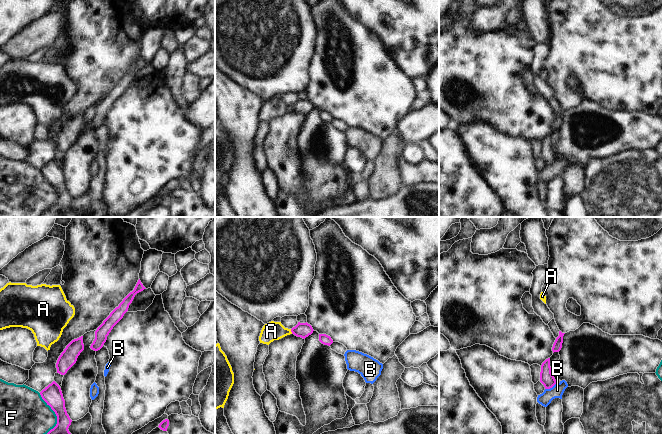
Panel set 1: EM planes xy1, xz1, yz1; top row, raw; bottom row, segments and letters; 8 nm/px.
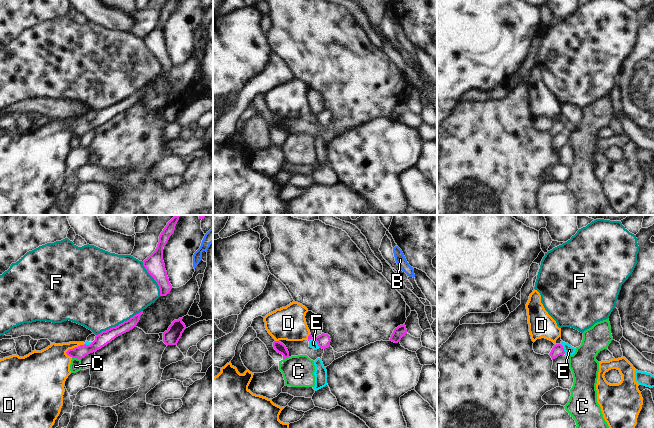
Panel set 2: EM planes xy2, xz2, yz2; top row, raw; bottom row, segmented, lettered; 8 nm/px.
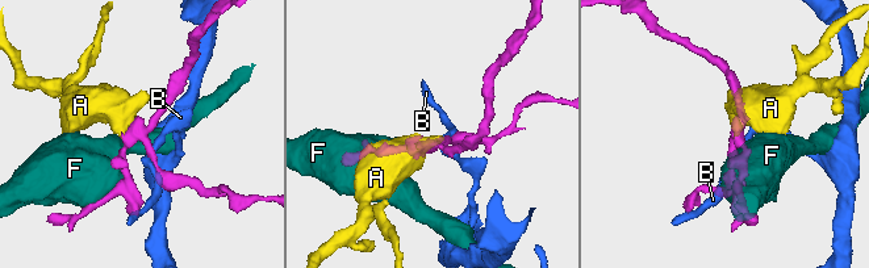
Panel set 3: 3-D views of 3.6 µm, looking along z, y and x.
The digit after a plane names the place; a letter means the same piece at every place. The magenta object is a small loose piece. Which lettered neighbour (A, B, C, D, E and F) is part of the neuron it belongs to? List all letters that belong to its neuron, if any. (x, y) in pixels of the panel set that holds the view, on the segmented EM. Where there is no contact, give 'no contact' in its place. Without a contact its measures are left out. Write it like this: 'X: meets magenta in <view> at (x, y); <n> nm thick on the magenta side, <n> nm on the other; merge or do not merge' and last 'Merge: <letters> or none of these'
A: meets magenta in xz1 at (291, 331); 120 nm thick on the magenta side, 150 nm on the other; merge
B: meets magenta in yz1 at (550, 387); 110 nm thick on the magenta side, 100 nm on the other; do not merge
C: meets magenta in xy2 at (76, 357); 100 nm thick on the magenta side, 90 nm on the other; do not merge
D: meets magenta in xy2 at (75, 347); 110 nm thick on the magenta side, 300 nm on the other; do not merge
E: meets magenta in xz2 at (315, 340); 110 nm thick on the magenta side, 70 nm on the other; do not merge
F: meets magenta in xy2 at (119, 324); 110 nm thick on the magenta side, 500 nm on the other; do not merge
Merge: A

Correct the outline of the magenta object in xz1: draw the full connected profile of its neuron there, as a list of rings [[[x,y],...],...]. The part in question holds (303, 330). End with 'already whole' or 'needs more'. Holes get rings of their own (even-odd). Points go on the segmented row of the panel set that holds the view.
[[[271,321],[265,324],[261,330],[259,341],[260,343],[269,345],[274,340],[279,340],[287,335],[294,334],[297,337],[305,339],[313,333],[313,328],[310,324],[300,323],[292,329],[285,328],[281,322]]]; needs more

